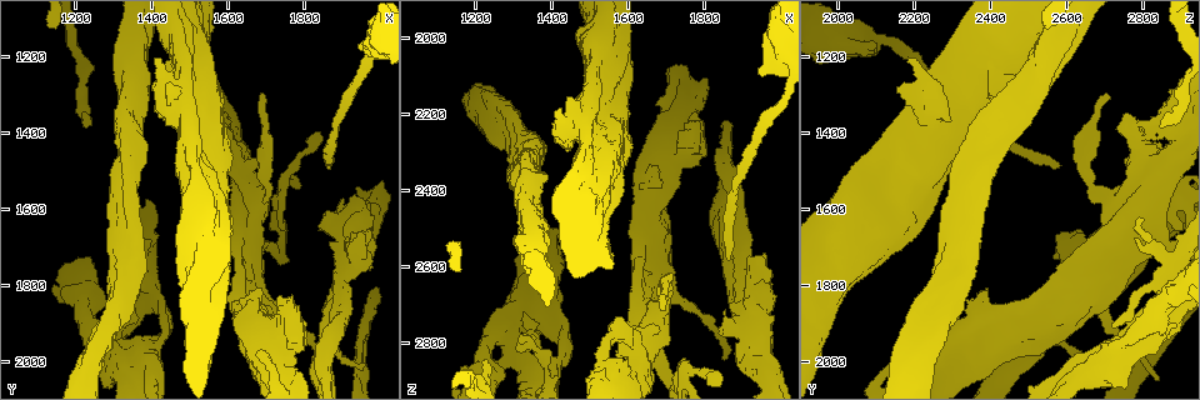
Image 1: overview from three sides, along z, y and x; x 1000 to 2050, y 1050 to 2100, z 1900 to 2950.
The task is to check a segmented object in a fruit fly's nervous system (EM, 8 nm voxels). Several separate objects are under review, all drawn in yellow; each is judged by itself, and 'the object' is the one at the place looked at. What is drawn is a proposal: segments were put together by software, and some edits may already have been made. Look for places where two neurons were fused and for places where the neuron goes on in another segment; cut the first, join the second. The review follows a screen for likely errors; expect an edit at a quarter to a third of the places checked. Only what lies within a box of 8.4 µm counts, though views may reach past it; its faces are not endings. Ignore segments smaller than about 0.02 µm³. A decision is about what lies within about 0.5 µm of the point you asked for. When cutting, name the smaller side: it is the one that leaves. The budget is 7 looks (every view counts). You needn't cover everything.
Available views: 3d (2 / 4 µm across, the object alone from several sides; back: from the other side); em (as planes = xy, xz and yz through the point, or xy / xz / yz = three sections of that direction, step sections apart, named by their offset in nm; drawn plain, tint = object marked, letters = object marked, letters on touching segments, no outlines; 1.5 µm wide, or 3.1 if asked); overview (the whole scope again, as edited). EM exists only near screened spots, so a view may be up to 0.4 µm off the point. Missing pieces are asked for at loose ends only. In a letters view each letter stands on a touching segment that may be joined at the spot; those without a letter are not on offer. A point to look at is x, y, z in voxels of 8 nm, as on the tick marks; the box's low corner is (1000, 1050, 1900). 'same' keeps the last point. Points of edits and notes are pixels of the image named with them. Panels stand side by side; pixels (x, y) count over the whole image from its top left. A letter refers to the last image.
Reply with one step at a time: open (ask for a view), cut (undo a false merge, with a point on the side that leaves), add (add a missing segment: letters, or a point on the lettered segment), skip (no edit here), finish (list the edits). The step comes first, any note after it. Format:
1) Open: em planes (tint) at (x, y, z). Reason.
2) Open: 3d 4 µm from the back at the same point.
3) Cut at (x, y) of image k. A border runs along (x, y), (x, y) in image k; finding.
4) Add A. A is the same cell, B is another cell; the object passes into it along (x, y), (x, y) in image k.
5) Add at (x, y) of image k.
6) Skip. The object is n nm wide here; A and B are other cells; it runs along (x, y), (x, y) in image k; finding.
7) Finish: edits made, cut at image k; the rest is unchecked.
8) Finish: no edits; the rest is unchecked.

Open: 3d 4 µm at (1860, 1485, 2585). End of a long branch.

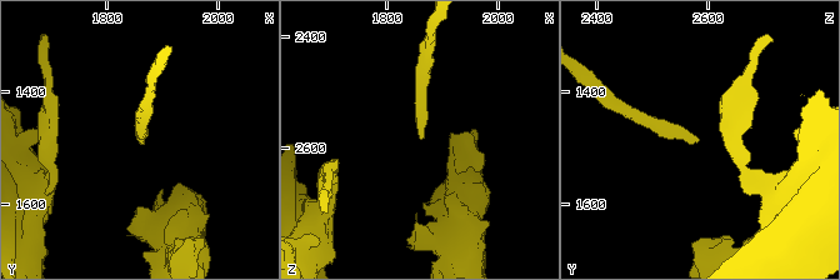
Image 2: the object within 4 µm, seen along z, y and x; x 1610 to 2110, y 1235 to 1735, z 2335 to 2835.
Open: em planes (letters) at (1860, 1490, 2580).

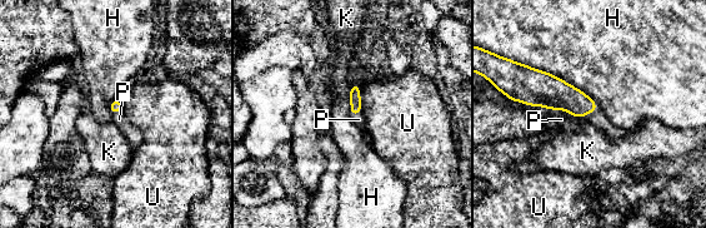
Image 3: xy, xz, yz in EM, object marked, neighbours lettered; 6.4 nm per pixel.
Add P. P is the same cell, H, K and U are other cells; the object passes into it along (535, 88), (565, 110), (561, 119) in image 3; it goes on there.

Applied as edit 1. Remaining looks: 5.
Open: overview.

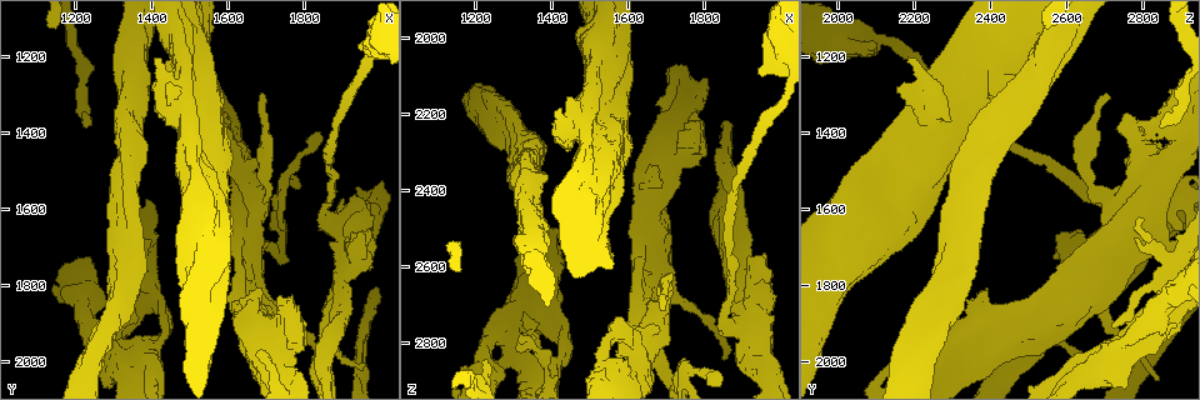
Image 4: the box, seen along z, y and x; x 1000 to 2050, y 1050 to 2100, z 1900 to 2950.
Open: 3d 2 µm at (1775, 1945, 2205). Branch stops here.

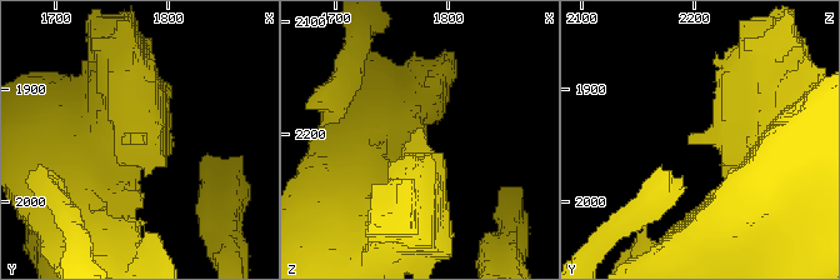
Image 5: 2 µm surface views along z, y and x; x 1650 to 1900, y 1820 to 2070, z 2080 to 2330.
Open: em xz step 8 (tint) at (1778, 1946, 2198).

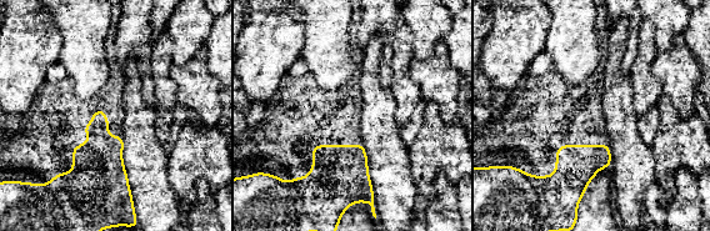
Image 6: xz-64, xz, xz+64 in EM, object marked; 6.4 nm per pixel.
Open: em planes (letters) at the same point. Another direction.

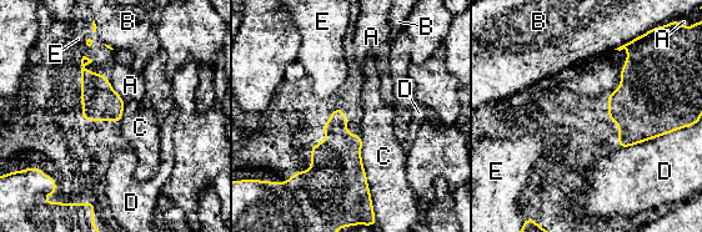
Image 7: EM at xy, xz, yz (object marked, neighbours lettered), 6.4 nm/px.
Skip. A, B, C, D and E are other cells; no lettered segment goes on from it.

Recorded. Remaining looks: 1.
Open: em planes (letters) at (1230, 1380, 2845). Long arm stops here.

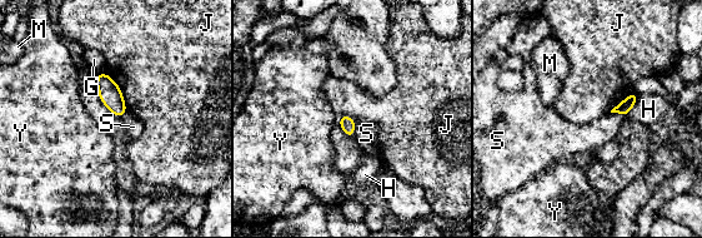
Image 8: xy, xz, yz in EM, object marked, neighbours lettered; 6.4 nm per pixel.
Skip. G, H, J, M, S and Y are other cells; a border runs along (105, 72), (120, 89), (128, 110) in image 8; no lettered segment goes on from it.

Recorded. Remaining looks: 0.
Finish: edits made, add at image 3; the rest is unchecked.

